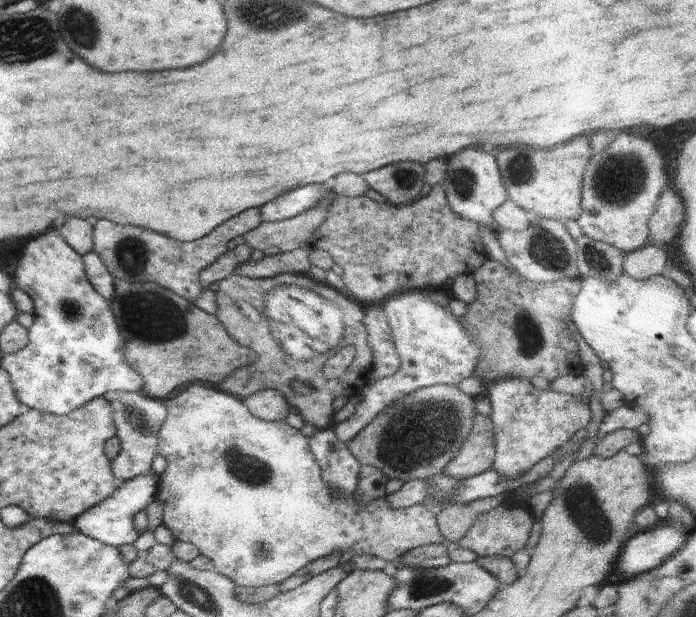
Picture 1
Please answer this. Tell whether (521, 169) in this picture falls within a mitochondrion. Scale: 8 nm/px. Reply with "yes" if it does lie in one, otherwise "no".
yes

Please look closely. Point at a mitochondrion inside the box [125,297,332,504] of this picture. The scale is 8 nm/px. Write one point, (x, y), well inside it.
(261, 475)

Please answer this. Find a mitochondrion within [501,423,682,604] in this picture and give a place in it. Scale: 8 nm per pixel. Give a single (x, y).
(582, 502)

